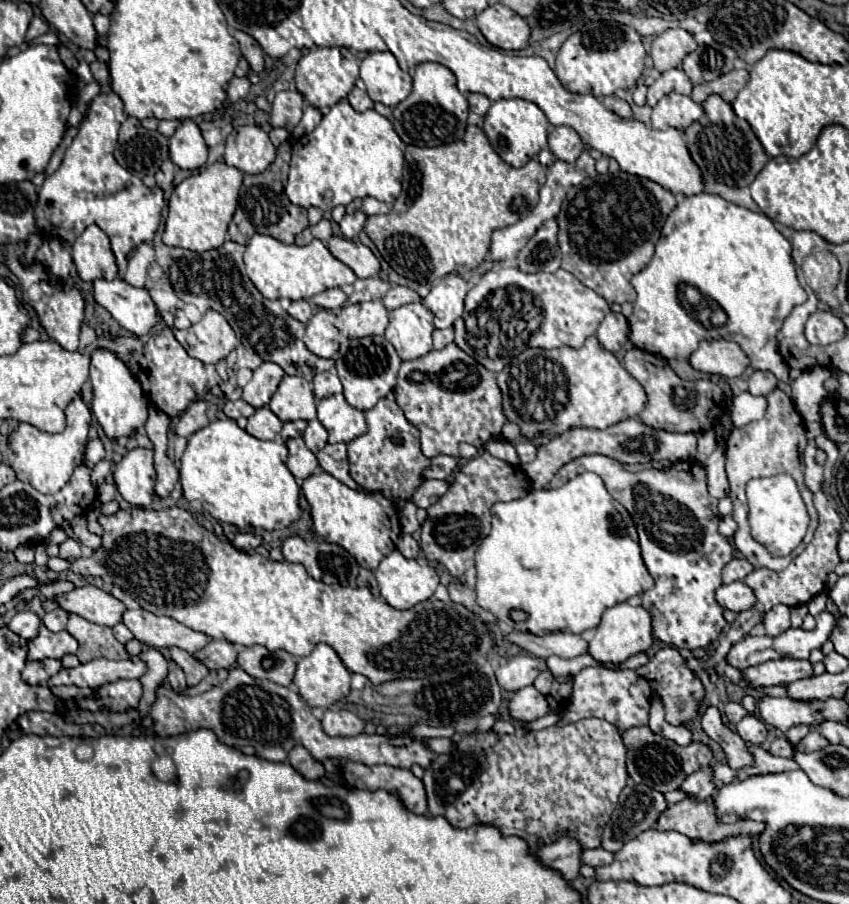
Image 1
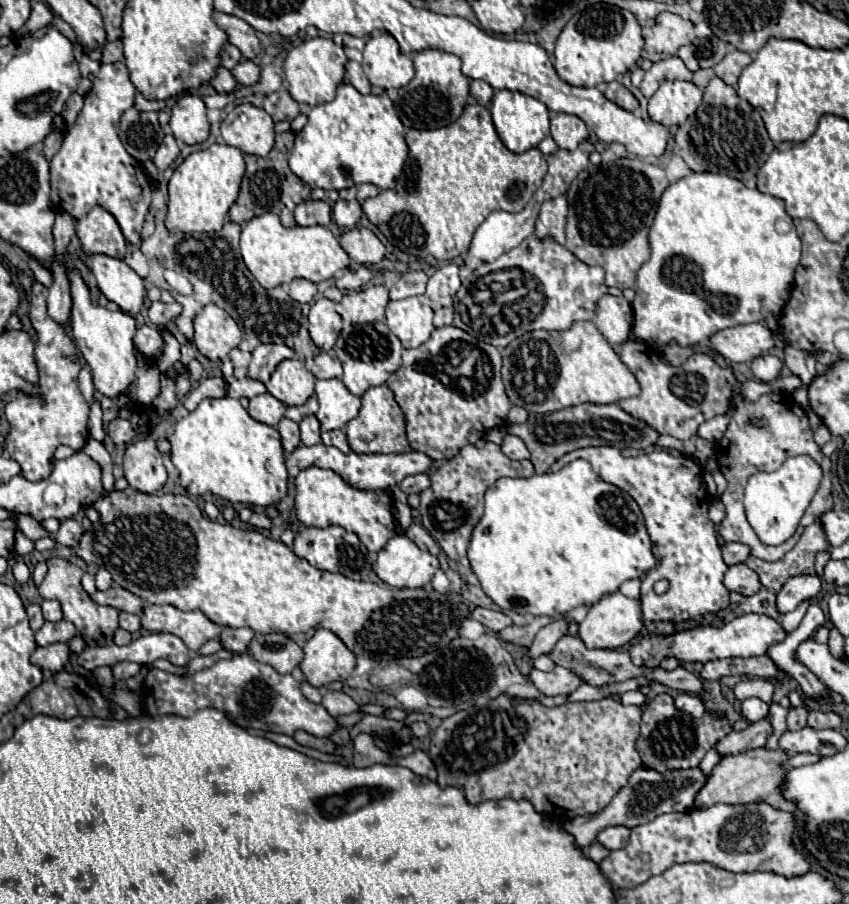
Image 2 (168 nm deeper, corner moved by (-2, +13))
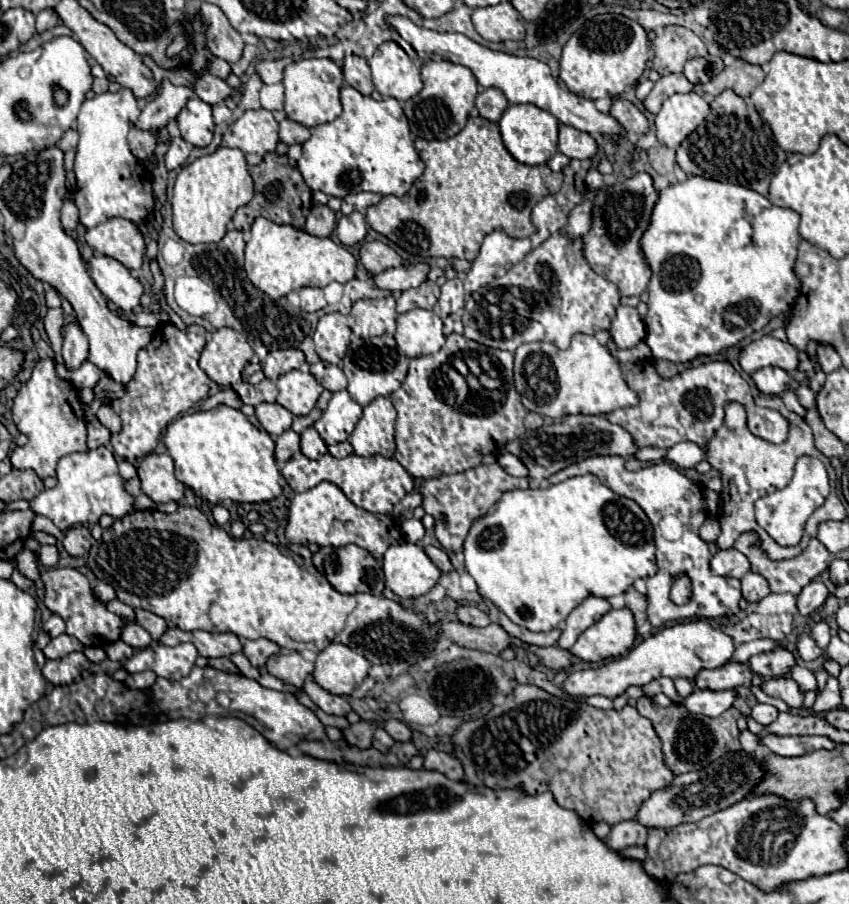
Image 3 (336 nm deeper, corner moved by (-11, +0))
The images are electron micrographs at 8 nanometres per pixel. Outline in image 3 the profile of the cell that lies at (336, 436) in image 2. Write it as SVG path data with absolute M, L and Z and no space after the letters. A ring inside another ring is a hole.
M340 442L340 444L334 444L334 446L328 446L328 452L334 458L346 458L346 456L352 454L352 446L350 446L350 442Z

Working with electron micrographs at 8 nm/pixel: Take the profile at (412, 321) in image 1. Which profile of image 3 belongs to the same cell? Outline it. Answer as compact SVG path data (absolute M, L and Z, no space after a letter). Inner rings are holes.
M410 310L398 316L396 342L408 358L434 354L444 346L442 320L432 310Z

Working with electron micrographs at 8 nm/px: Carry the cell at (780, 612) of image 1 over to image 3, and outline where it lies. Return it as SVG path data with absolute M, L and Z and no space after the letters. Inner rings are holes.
M816 578L810 584L806 584L802 588L802 592L798 594L798 612L802 616L808 616L808 614L816 612L824 604L826 598L828 598L828 588L822 580Z

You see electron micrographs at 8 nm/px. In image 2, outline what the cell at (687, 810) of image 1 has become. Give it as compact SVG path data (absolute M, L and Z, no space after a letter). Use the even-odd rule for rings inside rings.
M751 749L747 753L729 755L721 759L707 777L707 785L699 789L699 797L695 797L697 809L707 809L717 803L725 805L747 805L747 803L767 803L775 809L795 811L795 803L787 801L781 795L781 781L783 781L783 761L789 755L785 751L767 751L767 749Z

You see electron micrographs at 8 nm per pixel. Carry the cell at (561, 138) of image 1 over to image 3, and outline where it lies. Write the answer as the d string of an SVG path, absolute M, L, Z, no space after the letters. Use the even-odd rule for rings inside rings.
M560 124L558 150L568 158L586 160L586 158L594 158L598 146L596 146L596 140L588 132L582 132L582 130L576 130L572 126Z

